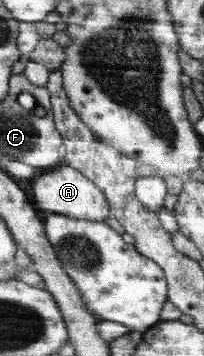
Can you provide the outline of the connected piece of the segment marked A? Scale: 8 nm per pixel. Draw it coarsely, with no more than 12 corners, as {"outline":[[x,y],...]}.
{"outline":[[65,164],[32,181],[38,209],[104,221],[105,192]]}

